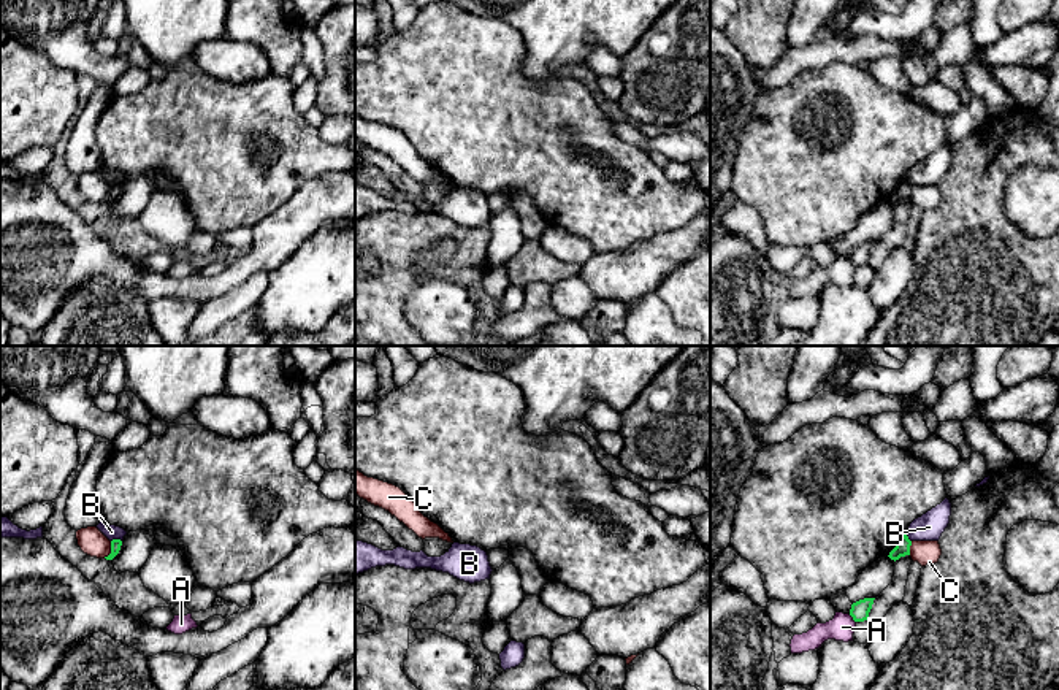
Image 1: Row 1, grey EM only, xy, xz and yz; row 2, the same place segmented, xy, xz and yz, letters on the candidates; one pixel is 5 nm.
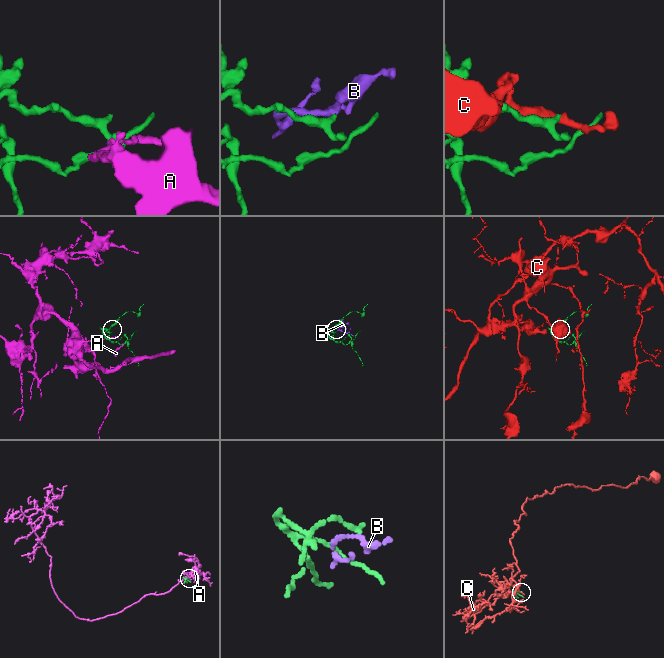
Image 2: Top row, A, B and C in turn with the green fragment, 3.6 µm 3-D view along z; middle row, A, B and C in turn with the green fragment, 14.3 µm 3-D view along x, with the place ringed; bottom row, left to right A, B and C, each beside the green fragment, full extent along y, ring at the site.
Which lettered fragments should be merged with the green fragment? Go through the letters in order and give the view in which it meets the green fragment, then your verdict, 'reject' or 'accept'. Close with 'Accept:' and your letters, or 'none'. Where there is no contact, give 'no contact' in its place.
A: meets green in yz; reject
B: meets green in xy; reject
C: meets green in xy; reject
Accept: none

